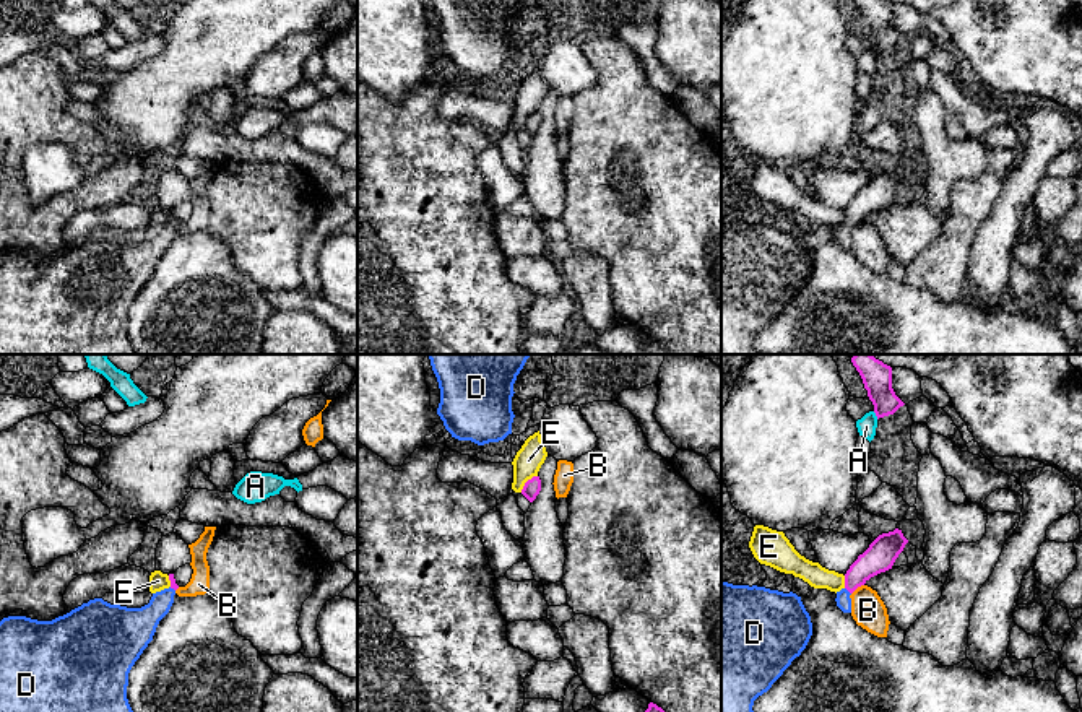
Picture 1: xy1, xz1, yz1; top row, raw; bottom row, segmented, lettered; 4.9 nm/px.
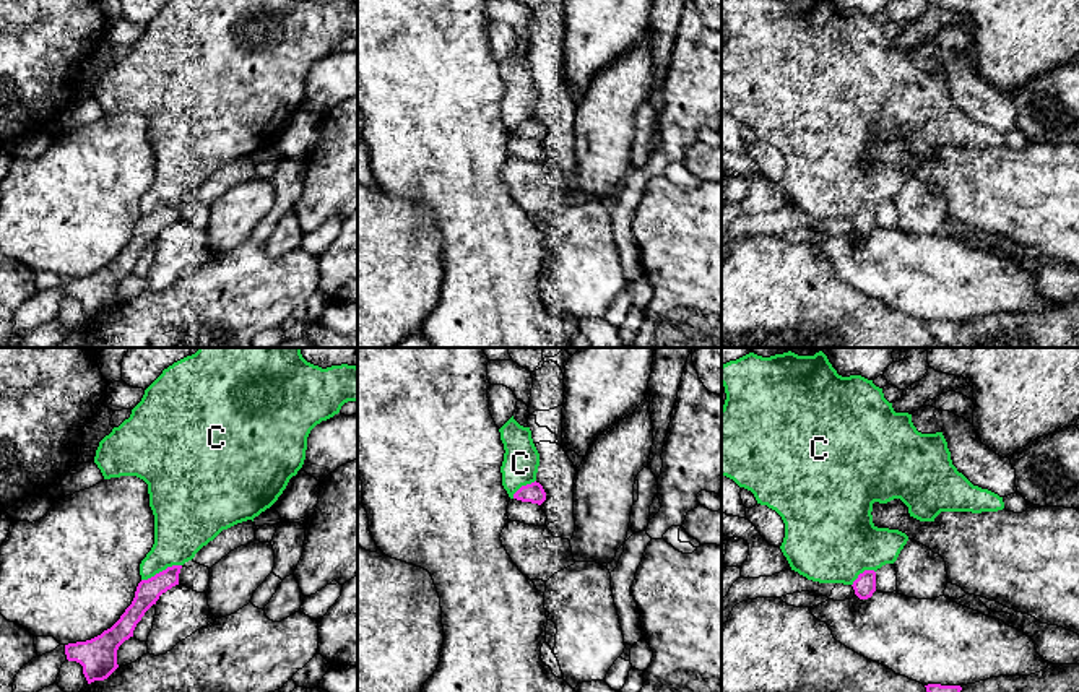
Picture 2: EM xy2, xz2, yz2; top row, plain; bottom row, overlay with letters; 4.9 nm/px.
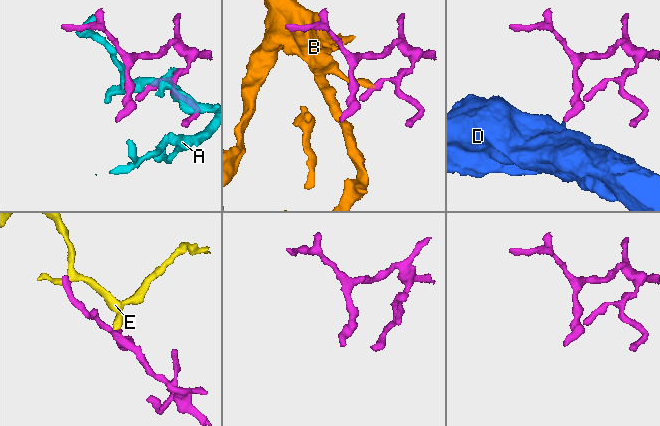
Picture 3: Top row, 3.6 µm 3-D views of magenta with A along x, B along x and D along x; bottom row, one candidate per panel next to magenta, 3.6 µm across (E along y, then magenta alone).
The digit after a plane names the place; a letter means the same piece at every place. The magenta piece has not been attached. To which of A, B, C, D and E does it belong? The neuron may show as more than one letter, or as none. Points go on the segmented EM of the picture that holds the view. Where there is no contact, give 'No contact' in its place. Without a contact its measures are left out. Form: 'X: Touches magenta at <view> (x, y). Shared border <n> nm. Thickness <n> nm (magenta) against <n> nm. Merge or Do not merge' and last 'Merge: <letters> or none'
A: Touches magenta at yz1 (876, 415). Shared border 50 nm. Thickness 150 nm (magenta) against 100 nm. Do not merge
B: Touches magenta at yz1 (856, 587). Shared border 80 nm. Thickness 150 nm (magenta) against 170 nm. Do not merge
C: Touches magenta at xy2 (163, 570). Shared border 220 nm. Thickness 120 nm (magenta) against 280 nm. Do not merge
D: Touches magenta at yz1 (847, 589). Shared border 50 nm. Thickness 150 nm (magenta) against 80 nm. Merge
E: Touches magenta at xz1 (527, 481). Shared border 120 nm. Thickness 90 nm (magenta) against 140 nm. Do not merge
Merge: D

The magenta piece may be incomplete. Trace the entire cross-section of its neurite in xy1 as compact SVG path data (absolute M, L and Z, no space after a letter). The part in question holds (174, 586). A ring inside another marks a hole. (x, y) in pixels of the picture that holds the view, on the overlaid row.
M169 574L171 587L153 593L148 605L127 608L110 605L102 598L89 600L70 613L52 621L37 621L26 616L8 616L0 621L0 712L133 712L127 699L128 673L143 650L153 640L159 621L169 613L179 585L174 574Z

